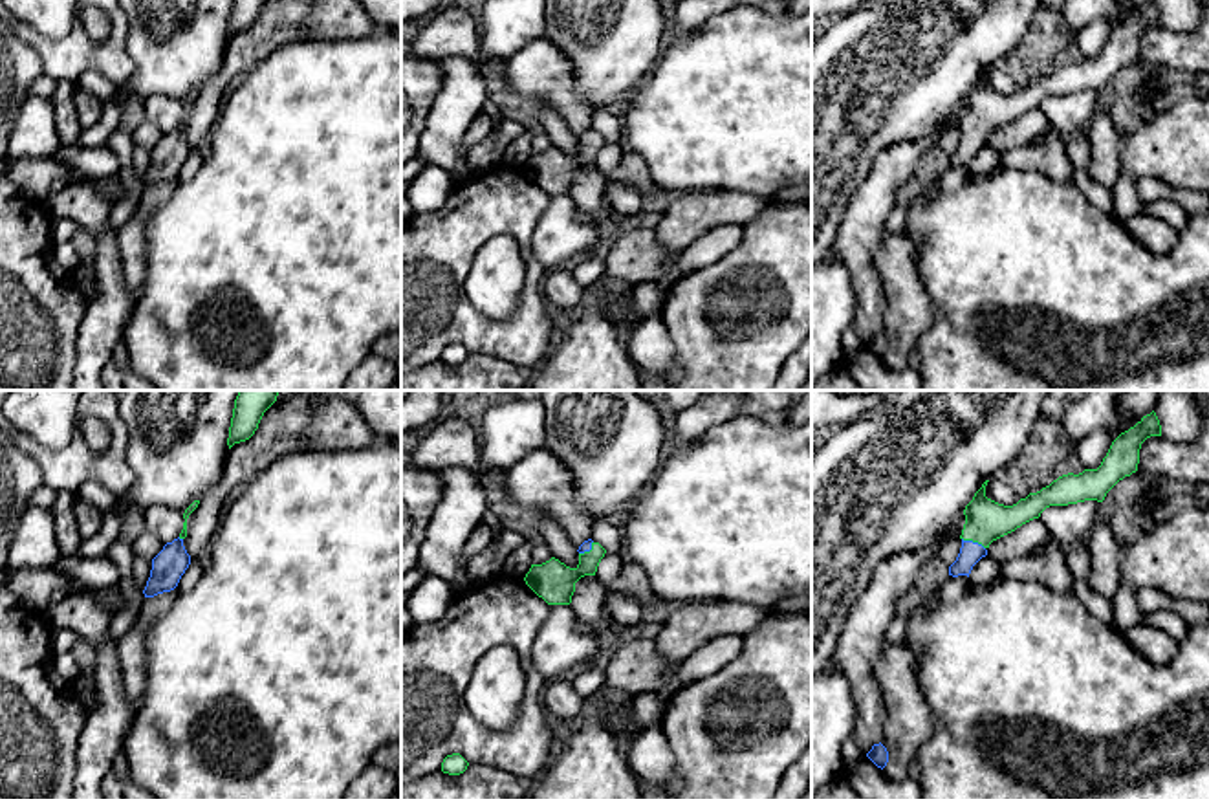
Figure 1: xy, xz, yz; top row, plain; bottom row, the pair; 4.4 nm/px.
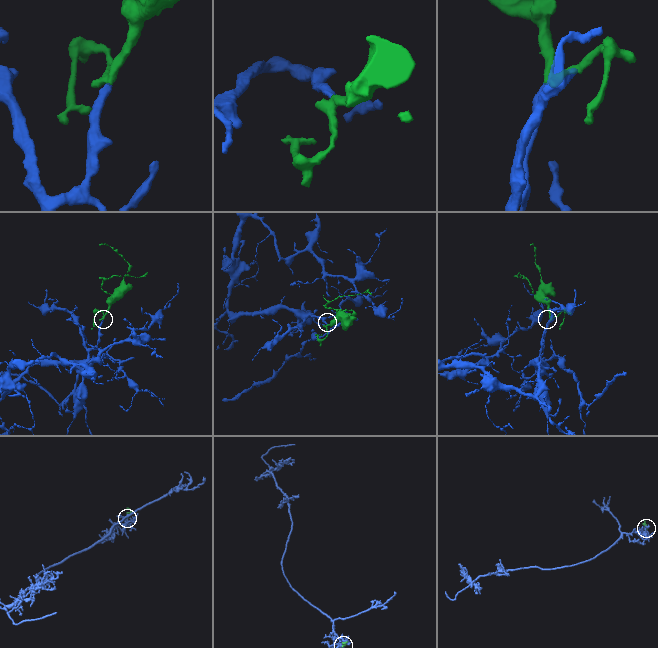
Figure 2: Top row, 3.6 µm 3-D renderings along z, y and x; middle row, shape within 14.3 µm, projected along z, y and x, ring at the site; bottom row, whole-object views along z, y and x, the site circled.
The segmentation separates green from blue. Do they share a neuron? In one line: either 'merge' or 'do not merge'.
merge

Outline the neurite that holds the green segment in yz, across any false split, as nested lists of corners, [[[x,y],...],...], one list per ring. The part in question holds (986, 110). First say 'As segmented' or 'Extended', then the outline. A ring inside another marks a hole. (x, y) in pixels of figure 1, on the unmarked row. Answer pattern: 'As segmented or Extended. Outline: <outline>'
Extended. Outline: [[[1154,0],[1112,31],[1097,59],[1084,59],[1079,64],[1062,64],[1013,95],[987,88],[986,75],[989,70],[986,70],[964,99],[962,137],[956,150],[949,156],[949,165],[969,167],[973,156],[987,145],[987,137],[993,130],[1039,108],[1050,95],[1068,95],[1084,90],[1103,92],[1106,82],[1119,70],[1138,60],[1141,33],[1150,26],[1161,26],[1161,15]]]

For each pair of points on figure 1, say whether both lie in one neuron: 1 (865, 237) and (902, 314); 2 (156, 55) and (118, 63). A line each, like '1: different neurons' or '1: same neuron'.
1: different neurons
2: different neurons

